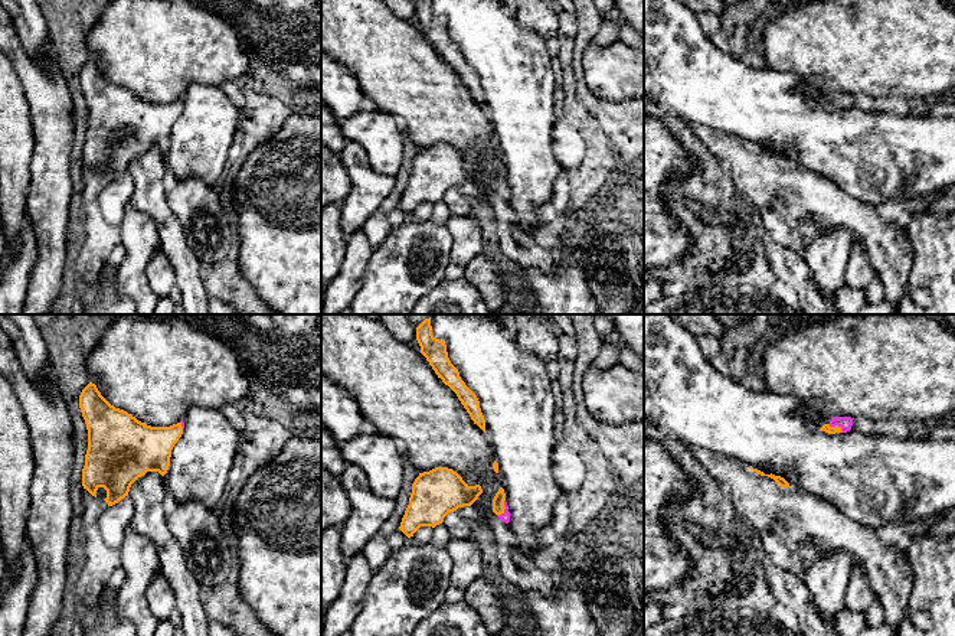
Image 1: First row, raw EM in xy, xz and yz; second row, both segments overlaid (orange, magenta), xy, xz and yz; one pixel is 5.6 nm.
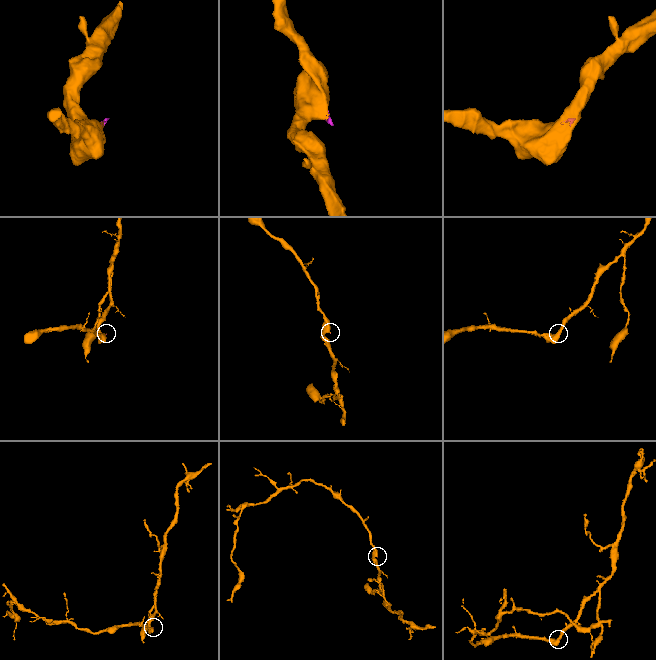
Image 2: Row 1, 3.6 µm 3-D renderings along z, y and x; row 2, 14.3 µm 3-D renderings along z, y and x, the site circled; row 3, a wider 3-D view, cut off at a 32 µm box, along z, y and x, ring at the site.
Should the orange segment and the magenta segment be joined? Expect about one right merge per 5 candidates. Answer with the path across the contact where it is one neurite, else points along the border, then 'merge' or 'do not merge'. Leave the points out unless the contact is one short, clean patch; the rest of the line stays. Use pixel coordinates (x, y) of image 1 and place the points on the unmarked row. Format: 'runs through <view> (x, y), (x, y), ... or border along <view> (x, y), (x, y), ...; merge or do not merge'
runs through xz (499, 176), (504, 185), (504, 193); merge

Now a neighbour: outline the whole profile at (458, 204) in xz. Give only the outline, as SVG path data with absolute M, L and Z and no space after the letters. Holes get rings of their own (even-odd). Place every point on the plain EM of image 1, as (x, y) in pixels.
M449 189L444 195L444 203L448 206L451 215L455 216L470 216L472 215L472 199L458 189Z

